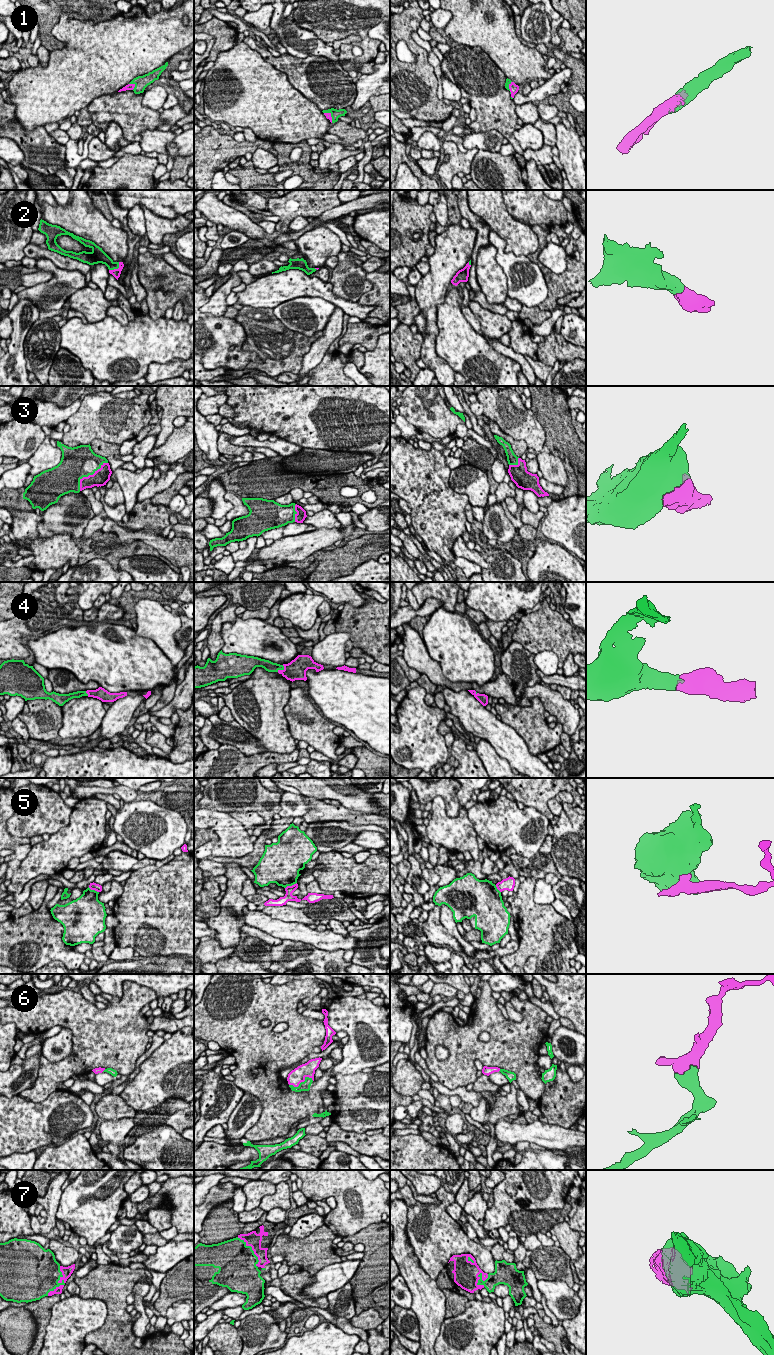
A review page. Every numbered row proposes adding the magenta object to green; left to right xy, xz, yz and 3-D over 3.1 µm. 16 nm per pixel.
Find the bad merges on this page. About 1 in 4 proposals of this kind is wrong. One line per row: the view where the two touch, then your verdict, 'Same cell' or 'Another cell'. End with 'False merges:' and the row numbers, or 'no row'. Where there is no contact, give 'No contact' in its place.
1: Touches green in xy. Same cell
2: Touches green in xy. Same cell
3: Touches green in xy. Same cell
4: Touches green in xz. Same cell
5: Touches green in xz. Another cell
6: Touches green in xz. Same cell
7: Touches green in xy. Same cell
False merges: 5

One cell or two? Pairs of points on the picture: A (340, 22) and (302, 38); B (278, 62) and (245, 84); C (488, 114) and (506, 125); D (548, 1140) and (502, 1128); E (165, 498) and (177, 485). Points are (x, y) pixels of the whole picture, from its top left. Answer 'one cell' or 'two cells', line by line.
A: two cells
B: two cells
C: one cell
D: one cell
E: one cell

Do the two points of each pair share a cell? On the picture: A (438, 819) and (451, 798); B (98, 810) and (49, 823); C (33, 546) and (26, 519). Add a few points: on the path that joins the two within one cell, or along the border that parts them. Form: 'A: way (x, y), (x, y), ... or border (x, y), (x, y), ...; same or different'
A: border (431, 800), (441, 796), (445, 812), (458, 815); different
B: border (72, 808), (69, 822), (51, 834); different
C: way (33, 539), (26, 526); same

